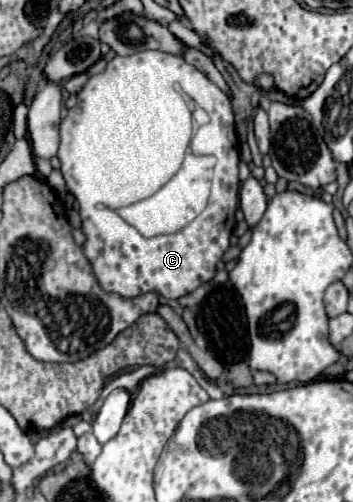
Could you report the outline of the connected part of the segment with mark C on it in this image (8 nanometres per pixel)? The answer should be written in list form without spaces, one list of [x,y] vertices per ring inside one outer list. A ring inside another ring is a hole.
[[[144,50],[128,56],[116,55],[107,62],[107,68],[101,74],[91,76],[77,94],[77,104],[61,122],[61,144],[57,156],[61,160],[61,174],[67,188],[79,202],[81,228],[85,234],[83,254],[91,262],[93,274],[105,292],[115,292],[123,298],[137,298],[141,294],[155,292],[167,300],[177,300],[191,294],[197,290],[197,286],[209,282],[217,274],[217,264],[223,260],[223,254],[229,248],[231,232],[235,228],[235,210],[239,204],[239,138],[229,98],[197,68],[177,56],[158,50]],[[181,91],[189,94],[200,106],[197,108],[205,110],[211,118],[207,126],[199,128],[195,138],[195,107],[187,106],[181,98]]]

